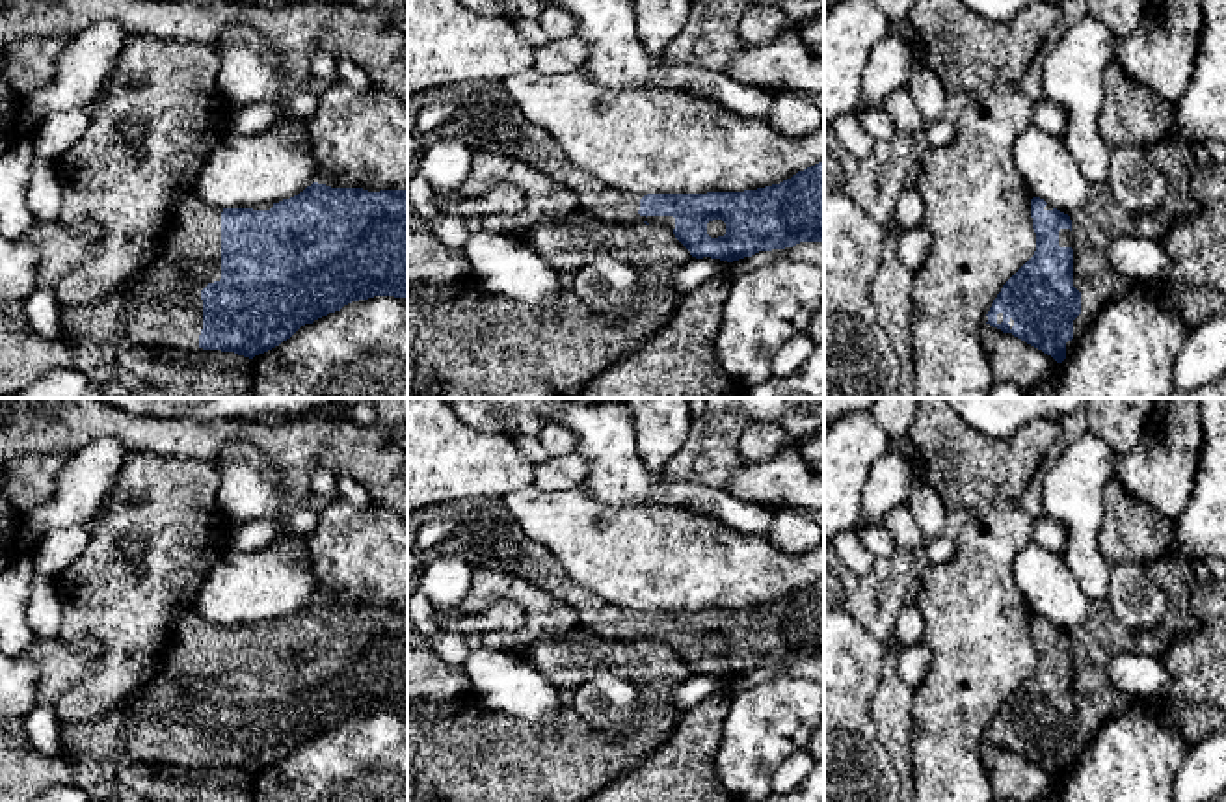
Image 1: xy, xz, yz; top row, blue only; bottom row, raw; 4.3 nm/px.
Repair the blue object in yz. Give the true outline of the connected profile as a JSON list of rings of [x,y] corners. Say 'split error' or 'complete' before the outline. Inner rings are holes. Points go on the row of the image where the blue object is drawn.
split error; [[[1040,197],[1031,199],[1031,218],[1036,233],[1036,251],[1003,285],[986,314],[986,324],[1003,333],[1012,333],[1062,363],[1066,342],[1073,339],[1073,320],[1081,314],[1081,292],[1073,287],[1072,220]]]

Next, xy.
split error; [[[313,182],[290,199],[251,208],[220,208],[192,192],[179,203],[162,251],[145,262],[128,283],[128,292],[125,298],[125,329],[130,341],[160,350],[193,354],[203,348],[234,352],[253,359],[255,355],[264,354],[290,339],[301,326],[340,311],[352,301],[368,300],[374,296],[407,298],[407,190],[368,192],[363,188],[331,188]]]

